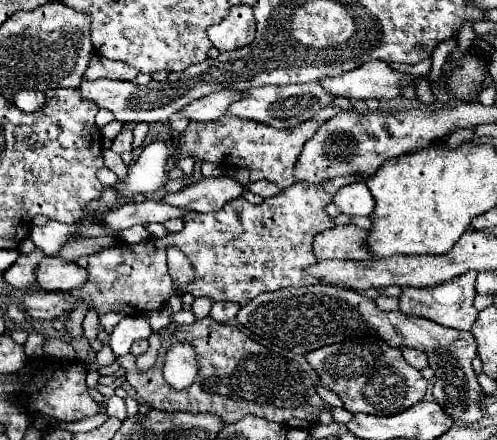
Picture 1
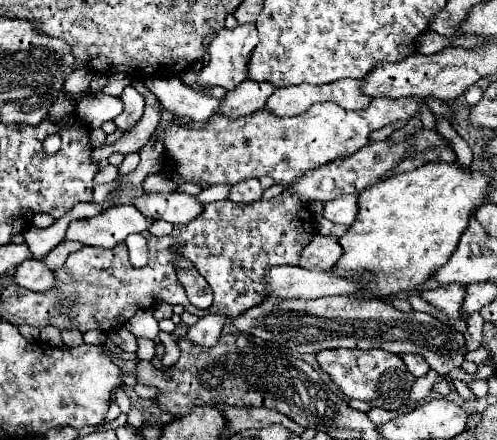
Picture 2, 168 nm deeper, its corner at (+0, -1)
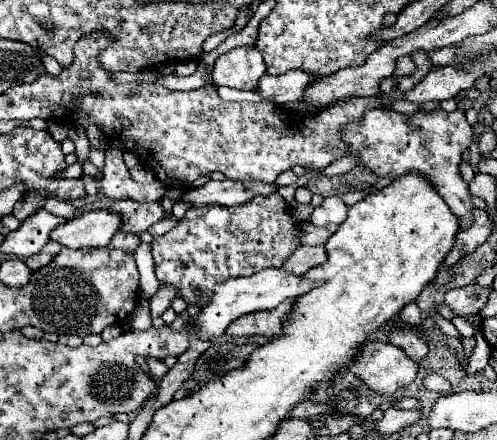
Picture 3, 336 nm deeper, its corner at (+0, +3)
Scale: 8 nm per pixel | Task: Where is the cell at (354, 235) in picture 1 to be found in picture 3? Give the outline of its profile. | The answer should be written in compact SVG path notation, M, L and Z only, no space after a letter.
M299 246L283 264L283 268L293 274L305 274L307 270L323 264L325 260L327 260L325 246Z

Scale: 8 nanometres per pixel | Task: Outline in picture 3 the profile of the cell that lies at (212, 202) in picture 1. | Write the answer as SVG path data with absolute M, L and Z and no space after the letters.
M131 198L115 200L113 204L109 204L109 210L119 212L123 216L121 230L131 234L139 234L147 230L151 224L155 224L165 216L165 210L159 200L157 202L135 202Z

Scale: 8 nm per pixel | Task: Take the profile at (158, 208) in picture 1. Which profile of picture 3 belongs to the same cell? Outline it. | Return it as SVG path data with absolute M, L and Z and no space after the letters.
M91 210L57 226L51 232L51 240L73 250L103 248L111 242L111 236L115 236L117 230L121 230L121 214L111 210Z

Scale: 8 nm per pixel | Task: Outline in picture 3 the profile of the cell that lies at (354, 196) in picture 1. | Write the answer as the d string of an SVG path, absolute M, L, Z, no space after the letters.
M327 196L323 200L323 204L313 210L311 222L315 226L325 226L329 222L341 224L347 218L347 212L349 212L349 208L347 208L347 204L339 196Z

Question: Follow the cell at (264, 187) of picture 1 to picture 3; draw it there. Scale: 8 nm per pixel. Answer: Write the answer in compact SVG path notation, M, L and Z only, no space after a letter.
M223 180L223 182L207 182L199 188L189 190L183 200L193 206L205 206L205 204L221 204L221 206L239 206L241 202L249 202L255 196L267 196L275 194L275 184L265 184L259 180L251 182L239 182L239 180Z

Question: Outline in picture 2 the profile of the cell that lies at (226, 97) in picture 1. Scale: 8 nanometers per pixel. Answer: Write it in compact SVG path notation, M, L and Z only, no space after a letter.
M247 80L241 86L237 86L235 90L227 92L227 98L219 112L231 114L231 118L237 118L243 114L253 114L253 112L265 108L265 102L273 92L275 92L275 84L271 84L271 82Z

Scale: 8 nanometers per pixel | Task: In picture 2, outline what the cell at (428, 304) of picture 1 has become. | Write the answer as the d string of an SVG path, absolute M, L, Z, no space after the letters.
M459 284L439 286L439 288L435 288L435 290L425 290L425 292L421 292L421 296L423 296L429 304L441 308L441 310L449 316L453 328L459 330L459 332L463 332L463 330L467 328L467 324L463 322L463 318L467 318L467 316L465 316L463 310L461 310L463 294L465 294L465 288L459 286Z

